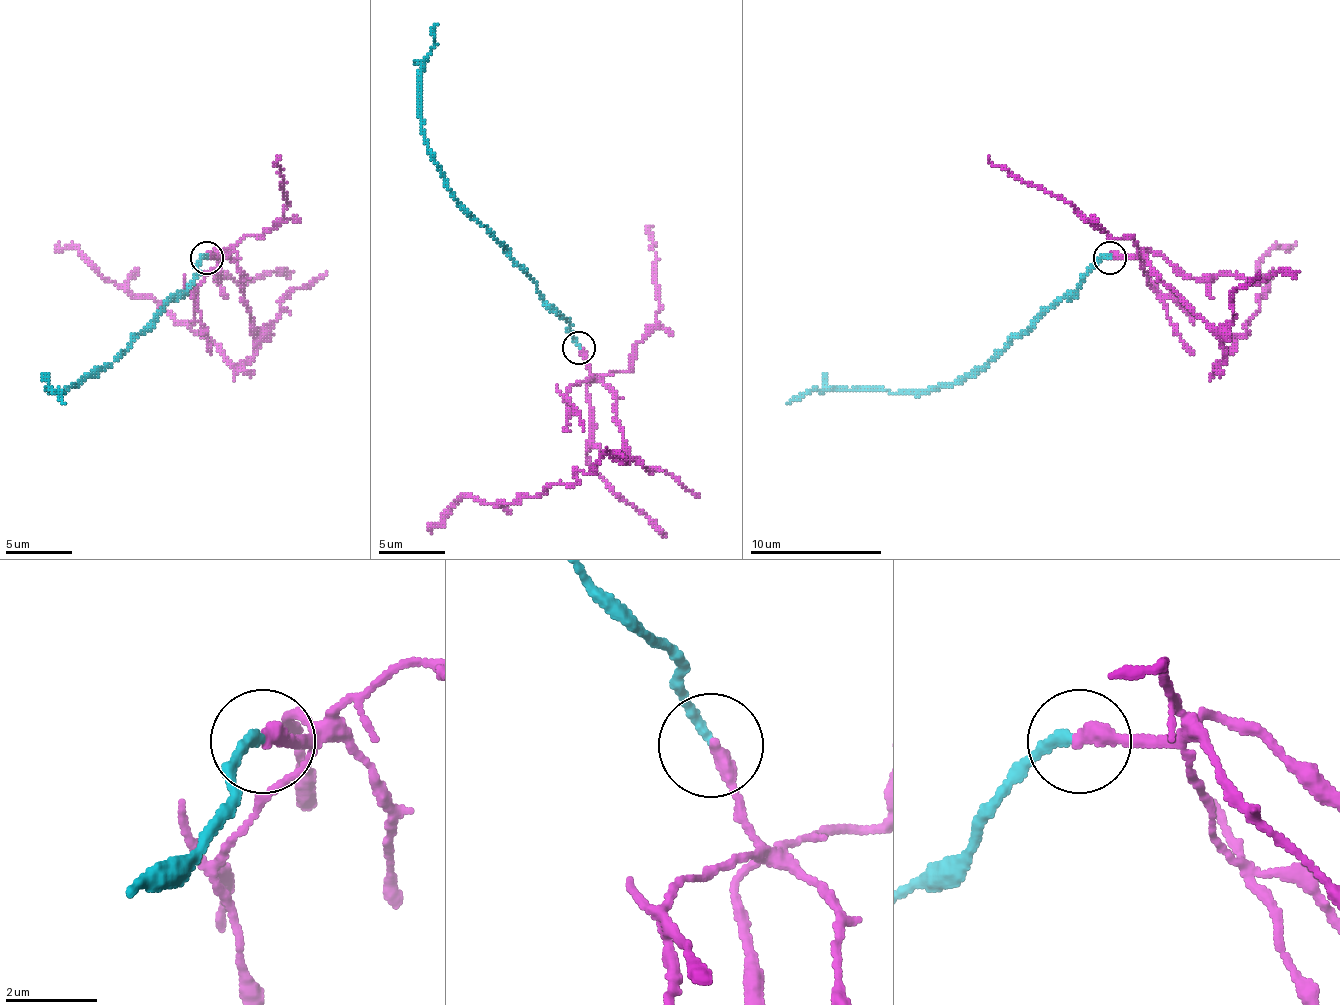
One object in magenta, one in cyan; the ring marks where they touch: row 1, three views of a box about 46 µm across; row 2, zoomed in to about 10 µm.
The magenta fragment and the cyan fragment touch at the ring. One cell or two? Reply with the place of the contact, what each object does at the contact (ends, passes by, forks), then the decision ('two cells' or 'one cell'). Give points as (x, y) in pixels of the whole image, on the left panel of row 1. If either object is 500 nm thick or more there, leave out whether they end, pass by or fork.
(206, 257) | magenta ends | cyan ends | two cells

